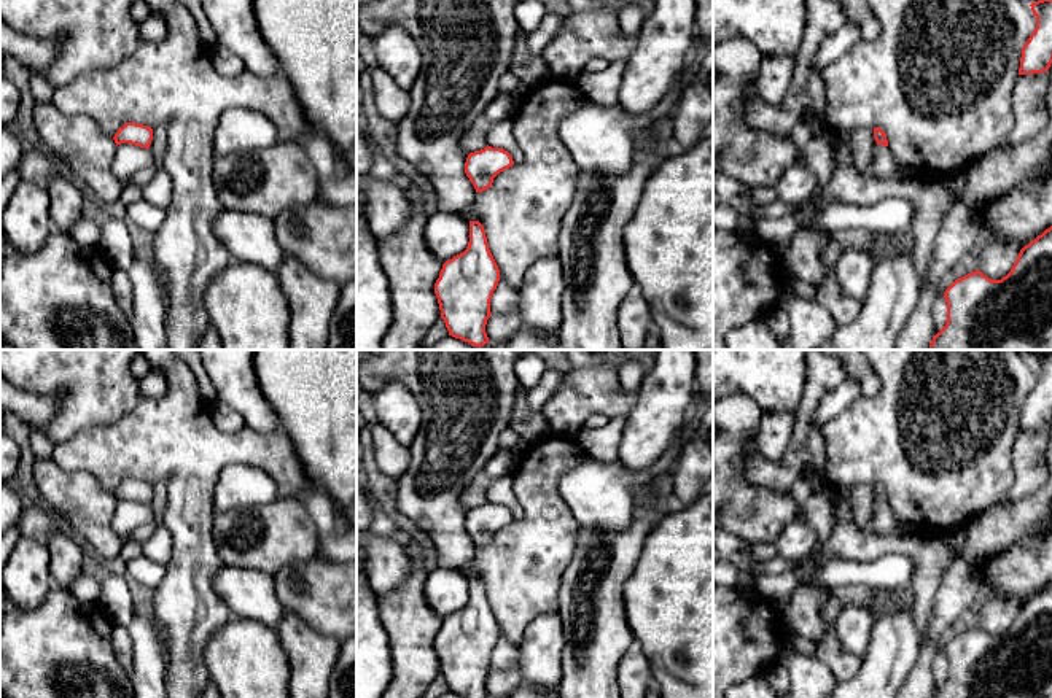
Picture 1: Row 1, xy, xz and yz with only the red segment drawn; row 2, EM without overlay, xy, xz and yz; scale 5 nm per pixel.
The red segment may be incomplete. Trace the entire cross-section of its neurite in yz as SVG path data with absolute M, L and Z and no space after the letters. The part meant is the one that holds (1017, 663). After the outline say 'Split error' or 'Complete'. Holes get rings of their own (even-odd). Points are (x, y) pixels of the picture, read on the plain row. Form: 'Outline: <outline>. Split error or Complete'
Outline: M1052 582L1020 606L1011 628L1001 636L976 626L955 636L944 653L947 679L931 698L1052 698Z. Complete

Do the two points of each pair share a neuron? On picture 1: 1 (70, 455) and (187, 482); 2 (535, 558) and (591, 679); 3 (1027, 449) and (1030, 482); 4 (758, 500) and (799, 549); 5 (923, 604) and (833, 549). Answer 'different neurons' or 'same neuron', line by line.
1: same neuron
2: different neurons
3: same neuron
4: different neurons
5: same neuron

